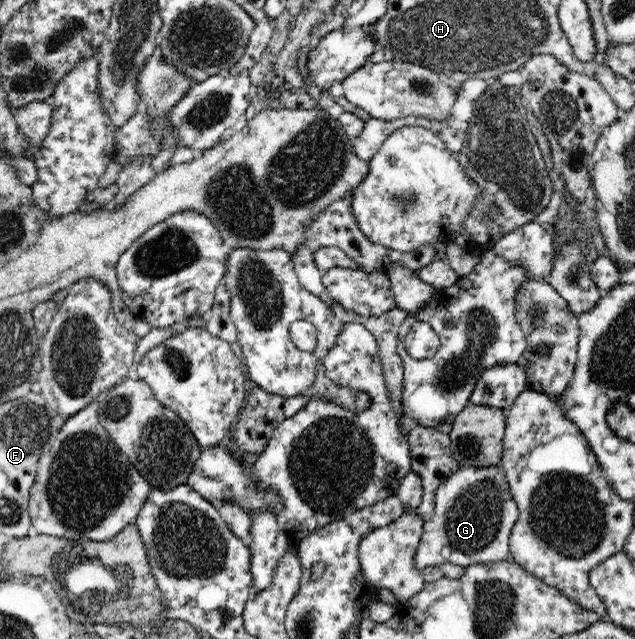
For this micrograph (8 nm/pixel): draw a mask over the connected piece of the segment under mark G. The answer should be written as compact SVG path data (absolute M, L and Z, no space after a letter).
M501 466L459 467L435 492L435 508L431 522L423 526L423 533L415 554L415 565L421 570L429 566L443 566L446 563L457 564L461 568L478 563L510 560L510 538L519 514Z

